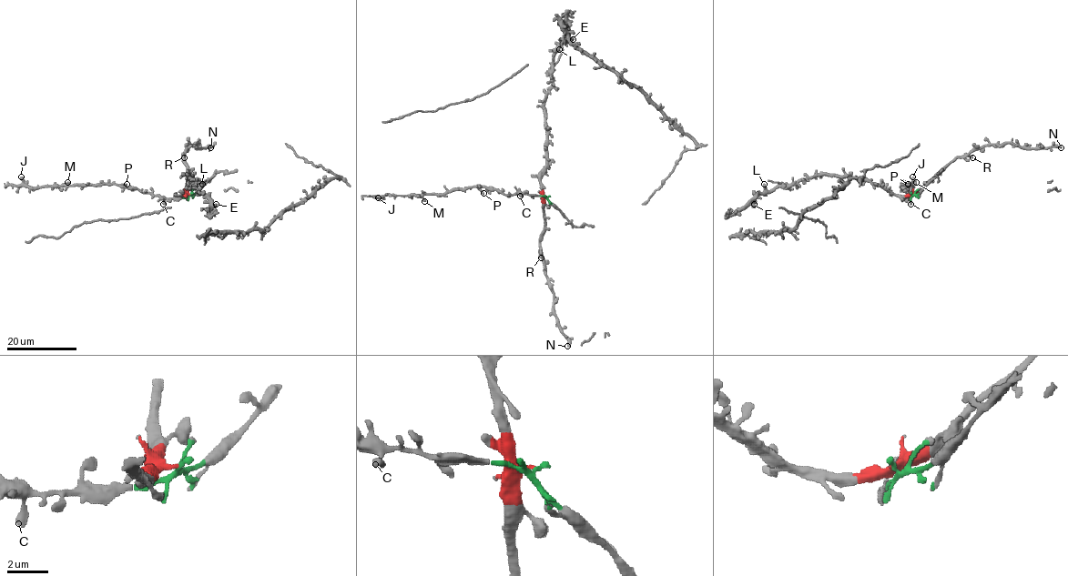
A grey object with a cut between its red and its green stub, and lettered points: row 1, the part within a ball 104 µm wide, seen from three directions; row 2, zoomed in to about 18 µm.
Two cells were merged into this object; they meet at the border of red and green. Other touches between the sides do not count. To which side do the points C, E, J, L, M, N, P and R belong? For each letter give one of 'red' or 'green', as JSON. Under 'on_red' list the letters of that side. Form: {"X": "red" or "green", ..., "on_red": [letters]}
{"C": "green", "E": "red", "J": "green", "L": "red", "M": "green", "N": "red", "P": "green", "R": "red", "on_red": ["E", "L", "N", "R"]}

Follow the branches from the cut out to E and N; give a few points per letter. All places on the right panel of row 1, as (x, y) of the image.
E: (911, 194), (891, 194), (860, 178), (815, 174), (766, 191), (754, 204)
N: (911, 194), (917, 193), (958, 157), (964, 157), (983, 146), (1009, 144), (1027, 147), (1061, 147)

